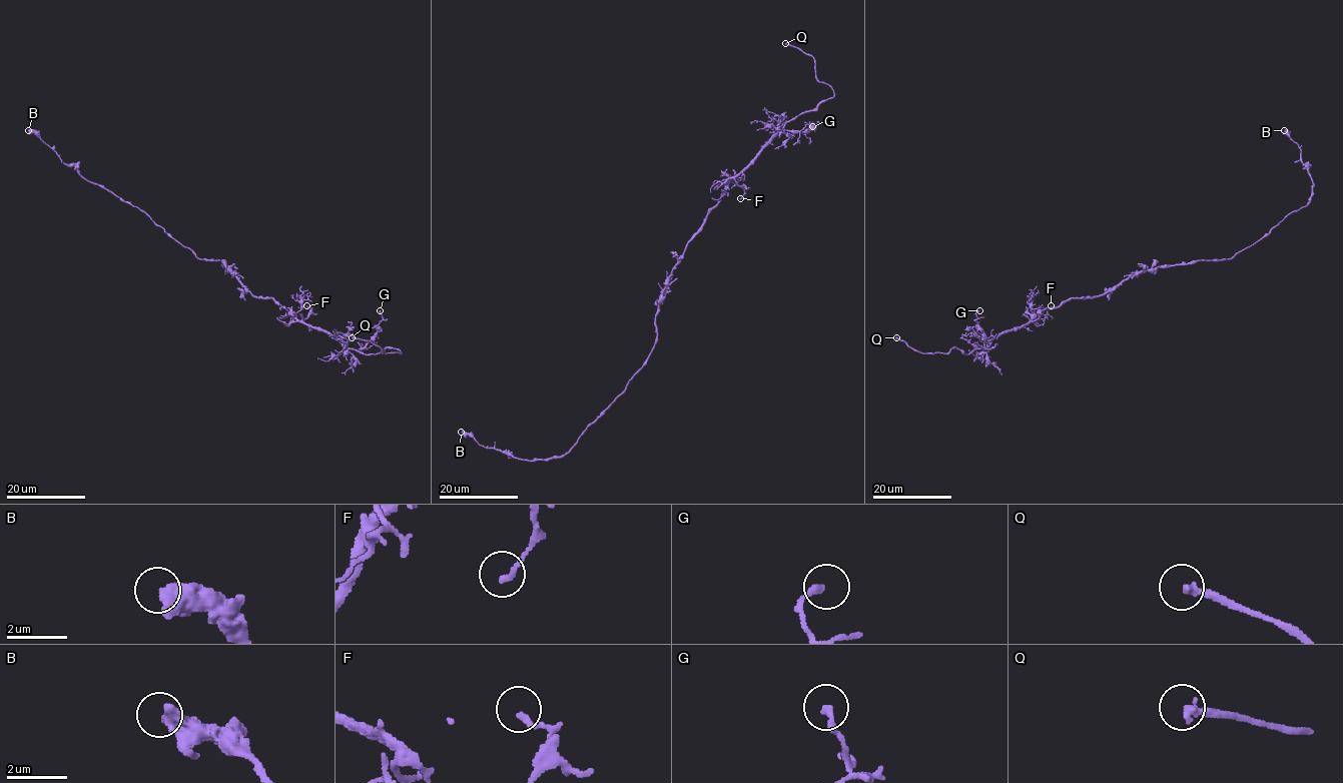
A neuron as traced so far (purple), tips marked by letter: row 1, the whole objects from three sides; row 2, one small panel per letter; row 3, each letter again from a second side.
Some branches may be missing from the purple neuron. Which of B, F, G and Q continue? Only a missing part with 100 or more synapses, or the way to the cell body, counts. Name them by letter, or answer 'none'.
Q

